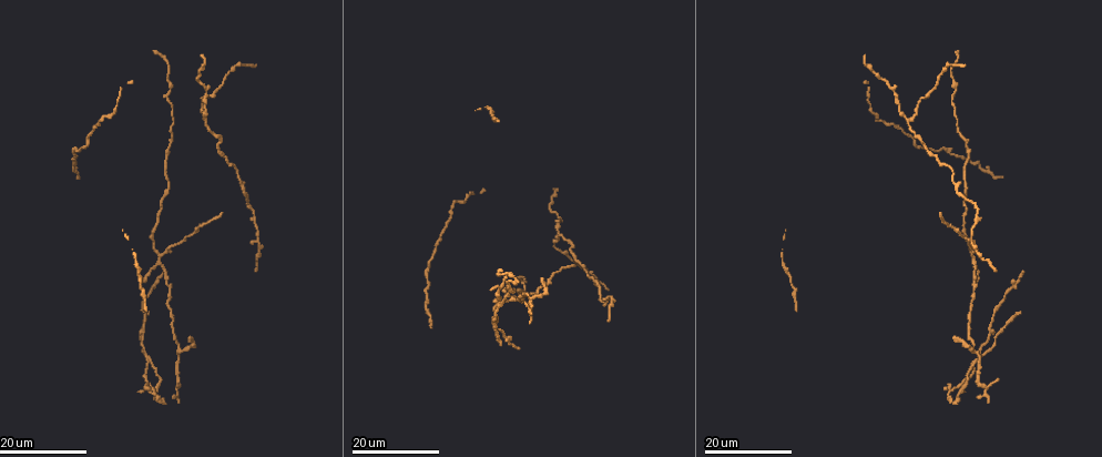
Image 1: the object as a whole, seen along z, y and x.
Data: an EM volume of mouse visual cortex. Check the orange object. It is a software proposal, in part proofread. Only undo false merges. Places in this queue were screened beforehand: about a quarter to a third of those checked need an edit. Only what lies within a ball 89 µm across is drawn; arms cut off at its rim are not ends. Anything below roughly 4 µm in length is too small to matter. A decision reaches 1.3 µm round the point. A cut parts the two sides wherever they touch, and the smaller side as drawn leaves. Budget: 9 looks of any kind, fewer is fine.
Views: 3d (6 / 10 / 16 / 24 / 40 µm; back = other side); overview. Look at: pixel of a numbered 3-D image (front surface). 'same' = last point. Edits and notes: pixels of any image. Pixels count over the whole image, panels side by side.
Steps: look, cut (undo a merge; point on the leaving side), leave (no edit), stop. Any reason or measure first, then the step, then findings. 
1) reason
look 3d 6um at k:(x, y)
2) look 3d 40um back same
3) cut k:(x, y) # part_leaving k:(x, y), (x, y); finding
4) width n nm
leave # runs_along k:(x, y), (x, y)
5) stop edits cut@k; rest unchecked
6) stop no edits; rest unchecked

four-way junction
look 3d 16um at 1:(144, 358)

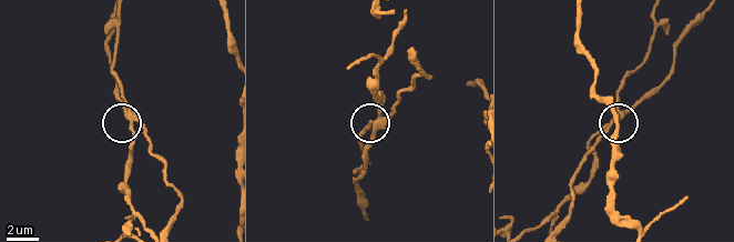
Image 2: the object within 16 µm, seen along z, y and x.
look 3d 10um at 2:(133, 121)

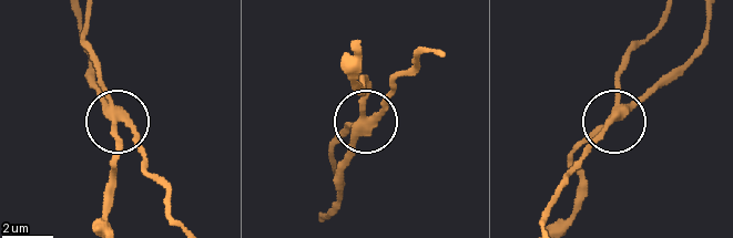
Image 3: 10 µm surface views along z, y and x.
width 330 nm
cut 3:(122, 138) # part_leaving 3:(111, 113), (85, 39), (85, 20); two neurons meet here

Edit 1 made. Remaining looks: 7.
look 3d 24um at 1:(176, 380)

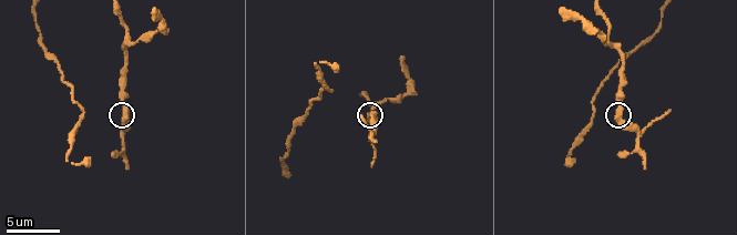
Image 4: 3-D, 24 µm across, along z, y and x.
look 3d 10um at 4:(374, 113)

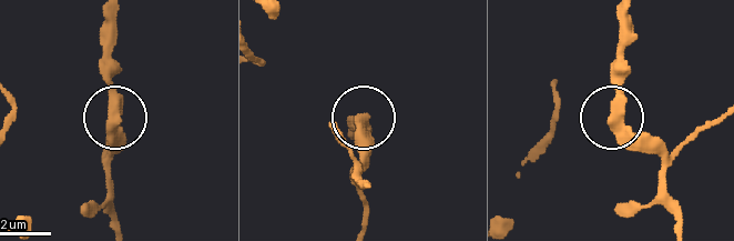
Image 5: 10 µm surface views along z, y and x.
leave # runs_along 5:(625, 13), (617, 113), (661, 158); one neuron here

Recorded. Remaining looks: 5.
arms run side by side
look 3d 16um at 4:(129, 44)

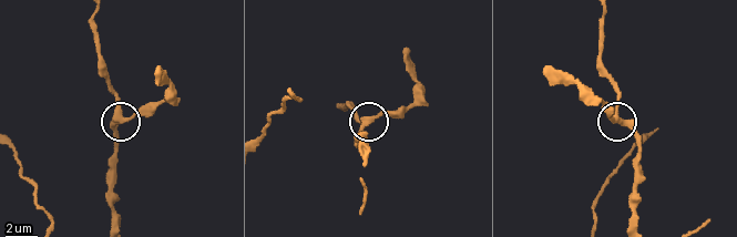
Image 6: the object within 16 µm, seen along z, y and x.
width 320 nm
leave # continuous, no second neuron

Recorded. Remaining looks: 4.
two arms in line, one across
look 3d 16um at 1:(161, 258)

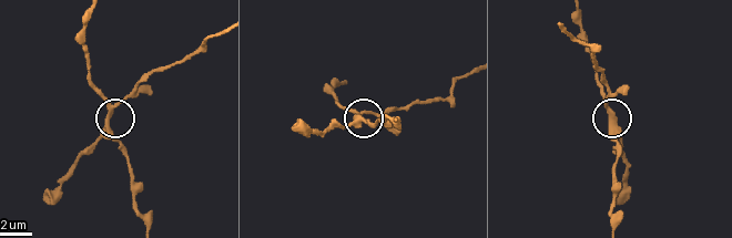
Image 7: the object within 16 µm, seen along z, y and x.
look 3d 10um at 7:(111, 111)

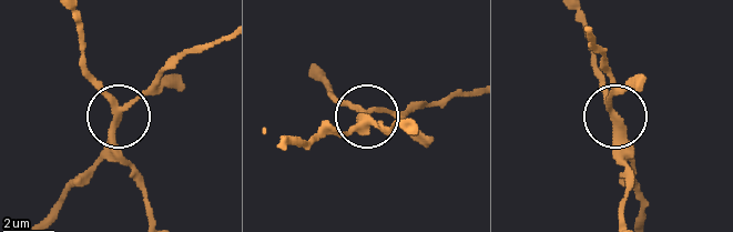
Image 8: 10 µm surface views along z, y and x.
width 230 nm
cut 8:(143, 93) # part_leaving 8:(118, 116), (160, 73), (224, 41); two neurons meet here

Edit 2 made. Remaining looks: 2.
stop edits cut@3, cut@8; rest unchecked

